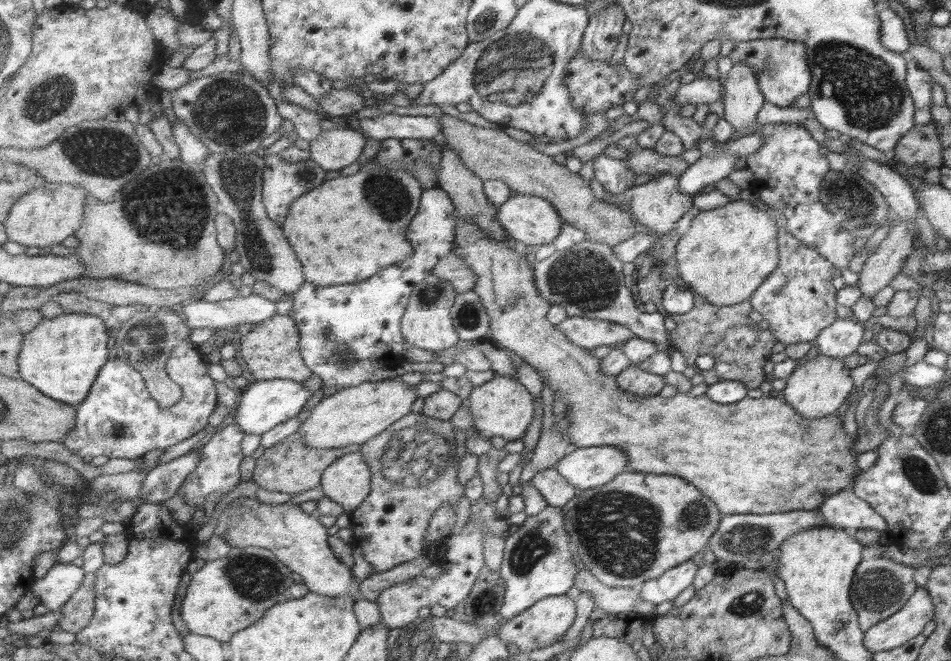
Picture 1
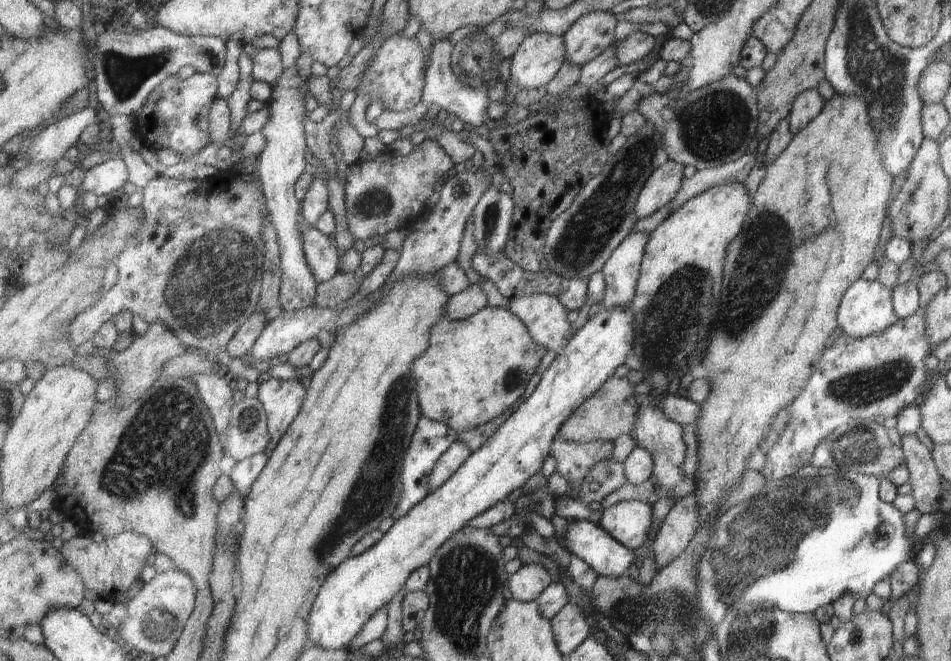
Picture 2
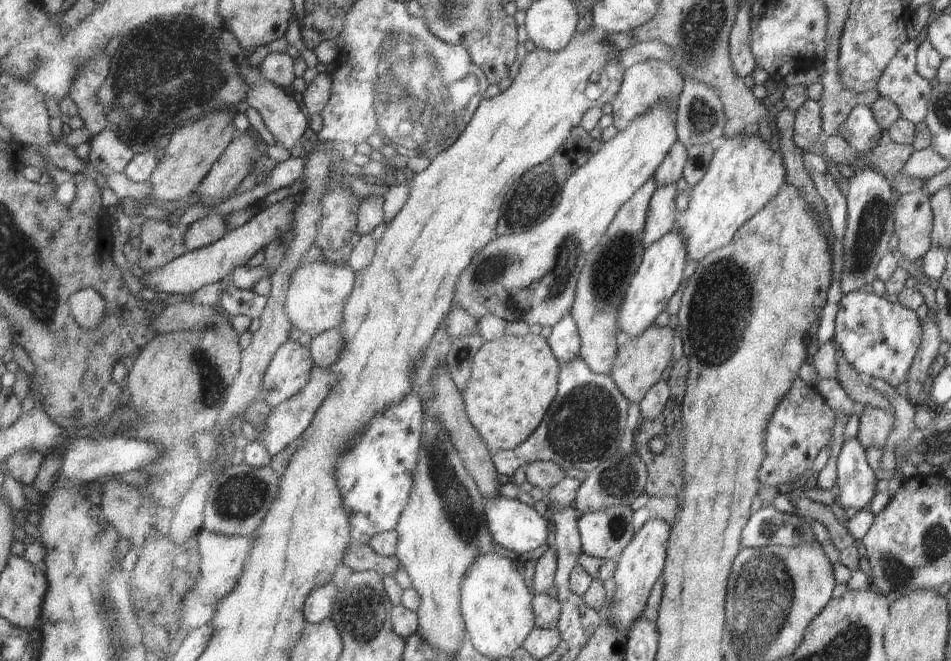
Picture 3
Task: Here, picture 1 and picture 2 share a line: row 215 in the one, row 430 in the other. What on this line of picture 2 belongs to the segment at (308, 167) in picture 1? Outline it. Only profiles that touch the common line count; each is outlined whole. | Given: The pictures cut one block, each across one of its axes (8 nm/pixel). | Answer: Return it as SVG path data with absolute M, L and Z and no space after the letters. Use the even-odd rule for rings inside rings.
M271 378L260 385L257 398L263 404L268 419L270 442L265 454L270 458L279 440L287 434L291 422L299 416L305 402L305 388L299 380Z

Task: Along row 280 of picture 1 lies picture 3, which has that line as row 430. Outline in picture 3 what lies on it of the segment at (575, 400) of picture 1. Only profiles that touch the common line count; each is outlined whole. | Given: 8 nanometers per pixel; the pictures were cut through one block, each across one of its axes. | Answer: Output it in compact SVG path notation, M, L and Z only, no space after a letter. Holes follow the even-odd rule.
M531 333L525 337L506 335L484 342L473 362L473 380L462 395L467 416L492 452L514 450L539 429L558 394L559 370L559 360L543 336Z

